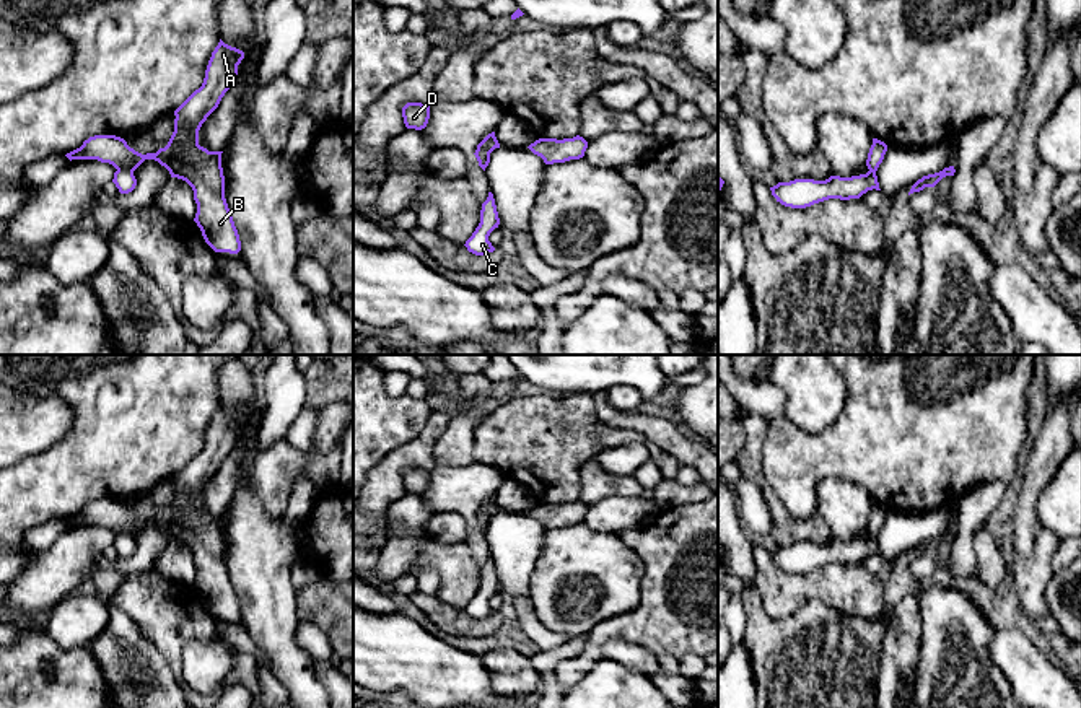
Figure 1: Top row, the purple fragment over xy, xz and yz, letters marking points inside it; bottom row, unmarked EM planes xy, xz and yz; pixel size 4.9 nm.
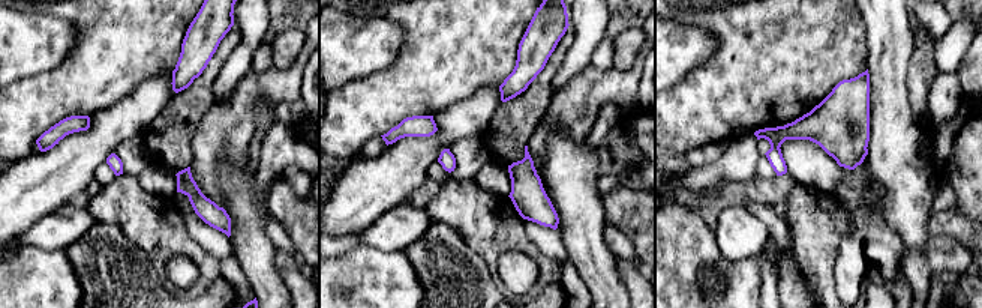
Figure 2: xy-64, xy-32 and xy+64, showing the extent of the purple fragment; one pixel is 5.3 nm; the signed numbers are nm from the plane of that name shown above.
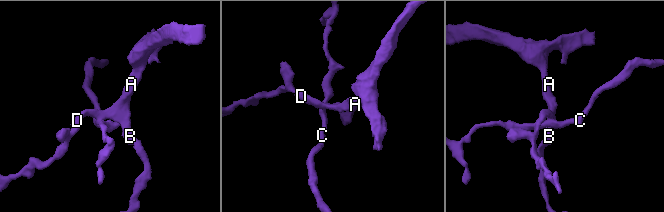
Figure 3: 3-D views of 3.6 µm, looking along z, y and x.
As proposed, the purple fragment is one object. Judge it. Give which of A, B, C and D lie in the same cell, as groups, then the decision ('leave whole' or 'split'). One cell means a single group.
A B D / C | split

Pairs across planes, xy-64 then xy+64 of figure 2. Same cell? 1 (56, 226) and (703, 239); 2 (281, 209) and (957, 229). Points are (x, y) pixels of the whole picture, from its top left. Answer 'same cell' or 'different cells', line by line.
1: different cells
2: same cell

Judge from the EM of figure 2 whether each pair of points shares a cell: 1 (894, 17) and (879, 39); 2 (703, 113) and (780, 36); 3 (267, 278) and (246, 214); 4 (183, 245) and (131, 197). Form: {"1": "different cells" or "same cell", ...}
{"1": "same cell", "2": "same cell", "3": "same cell", "4": "same cell"}

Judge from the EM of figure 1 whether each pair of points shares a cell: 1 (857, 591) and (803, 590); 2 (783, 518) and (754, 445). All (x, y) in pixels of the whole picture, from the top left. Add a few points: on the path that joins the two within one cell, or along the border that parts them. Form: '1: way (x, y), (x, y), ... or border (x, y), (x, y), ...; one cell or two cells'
1: way (844, 590), (816, 590); one cell
2: way (772, 500), (754, 471), (754, 463); one cell

